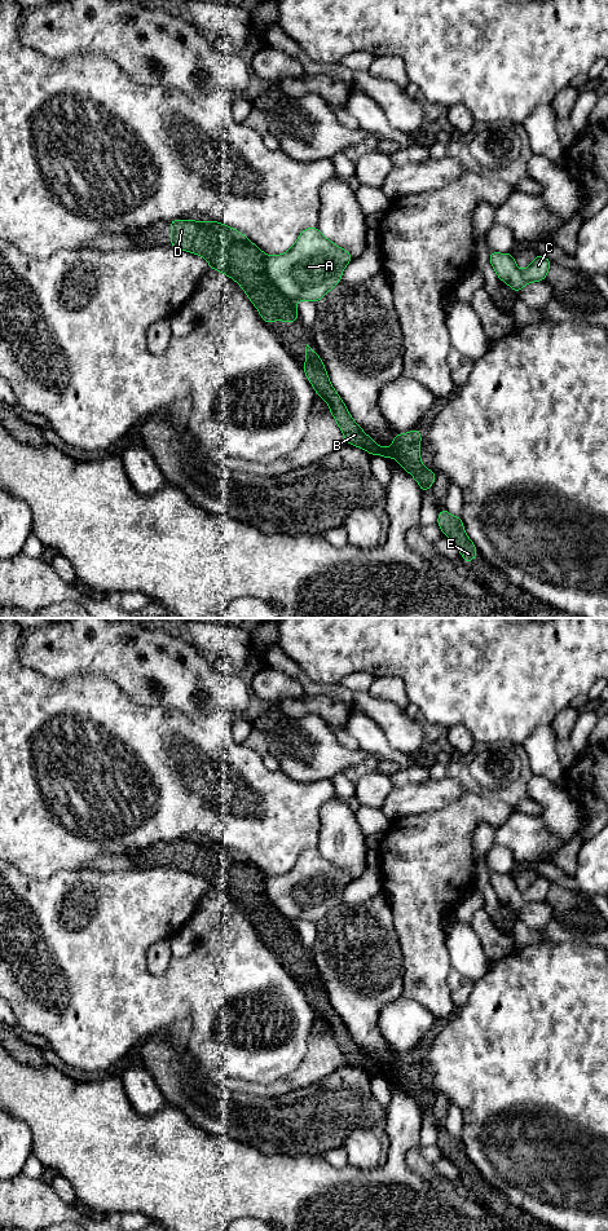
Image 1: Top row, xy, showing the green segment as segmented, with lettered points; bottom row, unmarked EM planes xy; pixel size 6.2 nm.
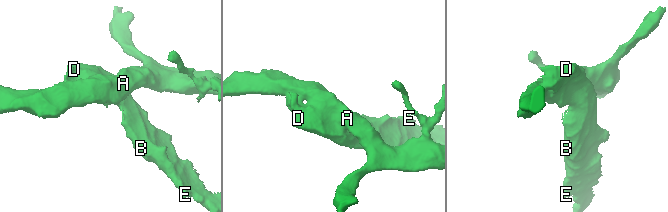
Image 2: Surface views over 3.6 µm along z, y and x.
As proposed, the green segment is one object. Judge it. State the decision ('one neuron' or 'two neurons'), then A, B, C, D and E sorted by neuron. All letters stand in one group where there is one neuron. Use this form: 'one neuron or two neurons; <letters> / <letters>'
two neurons; A C / B D E

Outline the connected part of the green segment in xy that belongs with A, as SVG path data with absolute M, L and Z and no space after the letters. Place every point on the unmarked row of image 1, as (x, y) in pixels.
M314 847L304 850L286 874L268 877L265 894L288 921L317 923L340 903L343 891L351 882L351 873L334 865Z

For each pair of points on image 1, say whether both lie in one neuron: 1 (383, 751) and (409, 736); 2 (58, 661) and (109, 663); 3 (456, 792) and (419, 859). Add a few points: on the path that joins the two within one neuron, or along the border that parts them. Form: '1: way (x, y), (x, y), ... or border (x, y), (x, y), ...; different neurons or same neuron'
1: border (373, 720), (392, 748), (408, 754); different neurons
2: way (71, 661), (96, 662); same neuron
3: border (466, 793), (445, 806), (421, 813); different neurons

